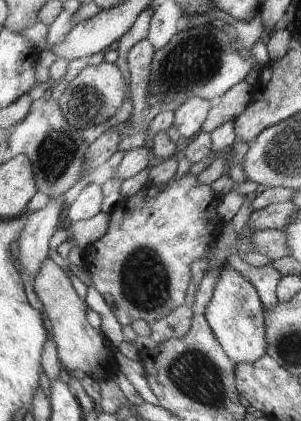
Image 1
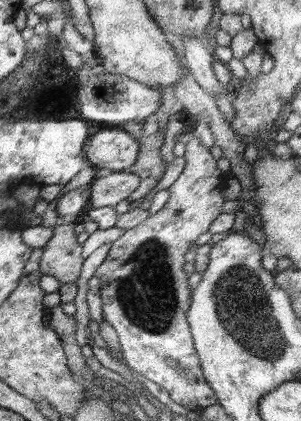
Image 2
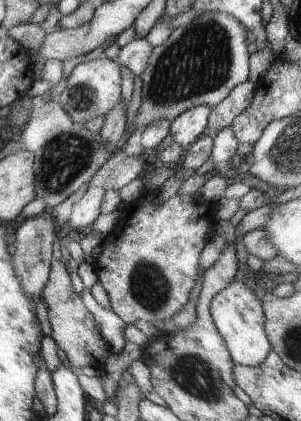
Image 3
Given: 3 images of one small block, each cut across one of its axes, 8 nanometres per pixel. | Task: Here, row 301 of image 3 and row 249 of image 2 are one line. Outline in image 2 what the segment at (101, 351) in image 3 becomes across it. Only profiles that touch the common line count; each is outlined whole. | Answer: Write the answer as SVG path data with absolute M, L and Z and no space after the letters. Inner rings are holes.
M77 222L55 228L55 238L47 244L41 260L41 272L55 276L61 284L77 284L87 262L83 256L85 246L79 244L75 226Z

